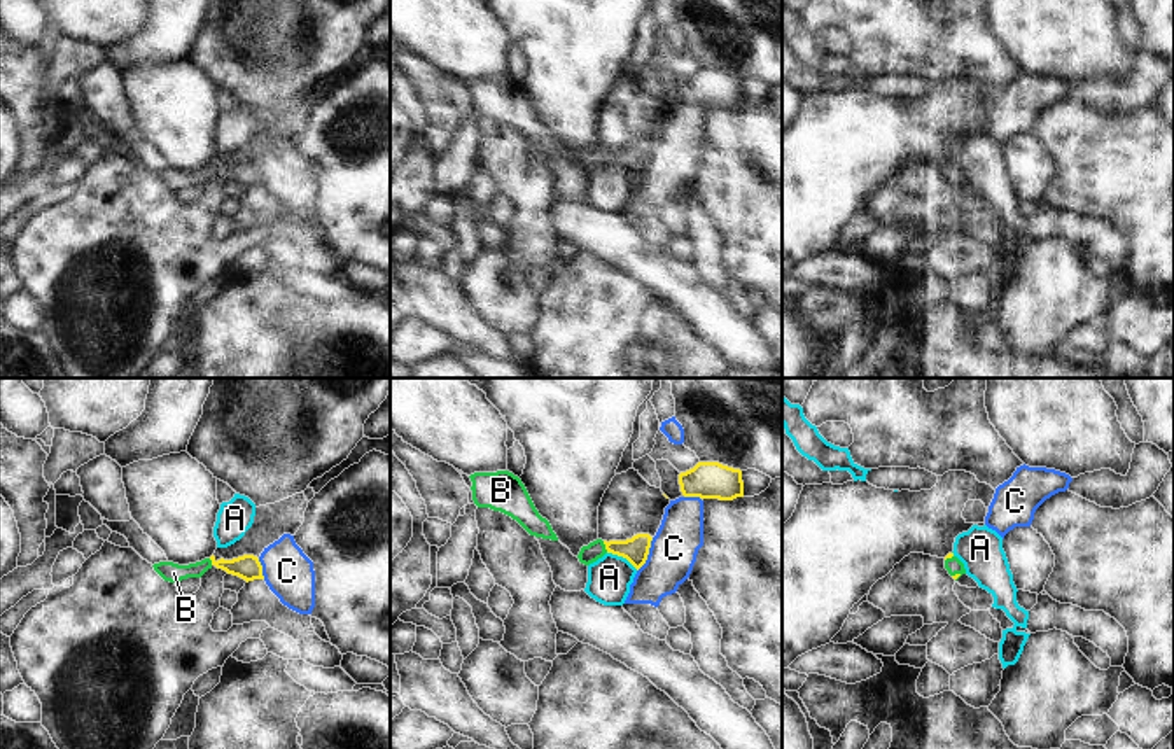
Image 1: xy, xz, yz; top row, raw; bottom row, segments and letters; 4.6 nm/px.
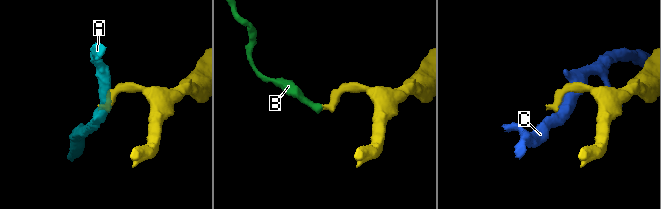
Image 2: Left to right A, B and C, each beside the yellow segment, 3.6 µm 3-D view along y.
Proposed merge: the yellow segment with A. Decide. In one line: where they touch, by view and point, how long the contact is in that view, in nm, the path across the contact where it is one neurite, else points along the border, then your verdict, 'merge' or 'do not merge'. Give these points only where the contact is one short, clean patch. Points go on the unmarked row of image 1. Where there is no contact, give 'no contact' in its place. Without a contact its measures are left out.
meets yellow in xz at (623, 165); contact 170 nm long; border along xz (607, 160), (625, 165), (637, 177); do not merge

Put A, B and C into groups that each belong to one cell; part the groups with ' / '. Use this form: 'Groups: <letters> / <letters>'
Groups: A / B / C.

